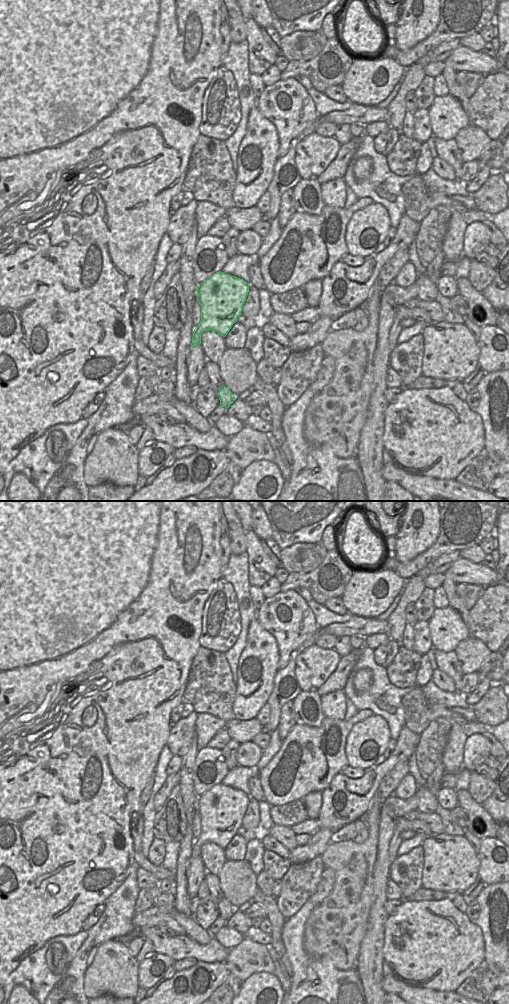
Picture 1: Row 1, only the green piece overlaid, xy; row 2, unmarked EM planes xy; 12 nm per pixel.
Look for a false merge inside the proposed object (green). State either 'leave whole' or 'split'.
leave whole

